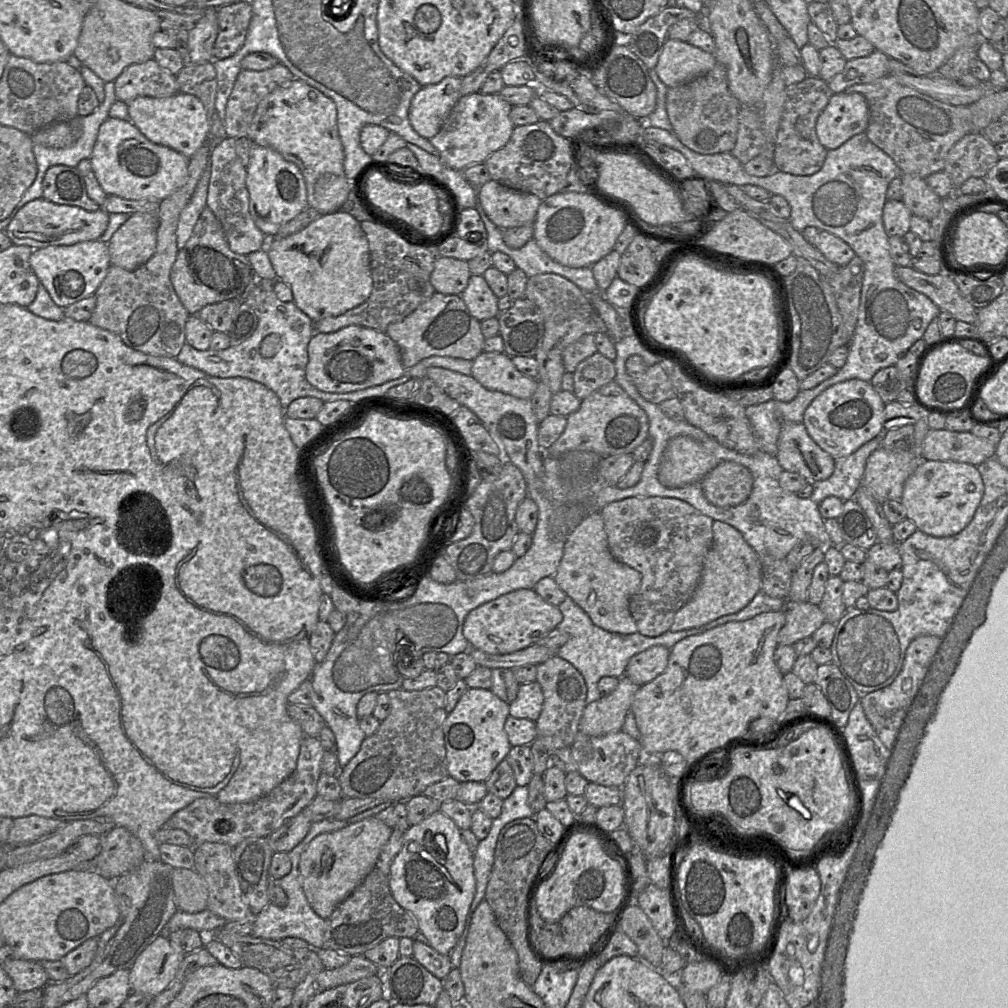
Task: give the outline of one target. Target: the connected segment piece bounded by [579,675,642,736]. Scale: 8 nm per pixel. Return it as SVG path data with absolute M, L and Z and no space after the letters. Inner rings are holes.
M625 675L621 677L611 693L585 706L579 731L589 736L620 731L640 686L642 685L635 684Z

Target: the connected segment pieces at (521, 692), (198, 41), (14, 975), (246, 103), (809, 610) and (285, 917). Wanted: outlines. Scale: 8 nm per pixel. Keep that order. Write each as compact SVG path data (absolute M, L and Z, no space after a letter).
M537 681L520 684L514 701L509 704L509 715L536 721L542 710L543 692Z
M206 8L206 14L189 29L189 63L213 60L213 46L218 34L217 8Z
M15 959L1 964L12 979L17 993L44 988L50 981L45 969L39 962Z
M280 62L261 71L242 69L226 105L226 135L234 139L247 138L258 104L269 93L294 79L292 72Z
M786 600L782 611L786 621L778 633L778 645L793 645L810 637L826 621L819 606L808 601Z
M384 802L373 808L363 811L353 817L346 820L337 820L335 818L327 818L318 822L312 822L307 835L304 839L295 846L288 855L291 859L291 871L284 877L278 880L278 884L285 891L288 902L286 906L279 907L272 903L269 903L260 913L253 917L253 929L251 935L254 937L265 938L270 940L282 940L287 937L300 938L305 940L310 947L318 950L323 948L324 934L326 931L326 920L318 916L308 903L302 887L302 877L299 871L299 861L302 852L307 845L319 834L334 832L342 829L348 825L364 820L365 818L376 816L384 809L394 806L396 803Z

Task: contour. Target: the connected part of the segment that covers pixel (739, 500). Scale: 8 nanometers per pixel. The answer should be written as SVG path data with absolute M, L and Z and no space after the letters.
M733 461L720 462L700 482L707 500L717 507L734 507L745 502L753 488L748 468Z

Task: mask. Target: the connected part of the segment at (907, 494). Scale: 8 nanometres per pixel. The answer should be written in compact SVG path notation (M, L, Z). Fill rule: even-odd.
M922 460L917 466L917 468L914 470L914 472L905 481L900 501L906 509L906 518L913 521L917 529L934 537L945 537L945 536L953 536L959 533L970 523L983 497L983 493L984 493L984 483L977 469L977 466L958 461Z

